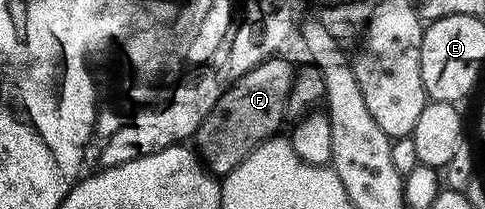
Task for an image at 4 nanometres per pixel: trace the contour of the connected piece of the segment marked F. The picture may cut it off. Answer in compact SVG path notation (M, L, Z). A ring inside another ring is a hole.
M277 54L261 62L244 75L237 75L232 88L225 87L220 93L218 106L210 110L206 122L196 131L195 147L205 168L217 178L230 174L245 160L262 141L277 135L280 123L285 123L288 95L297 74L284 56Z

